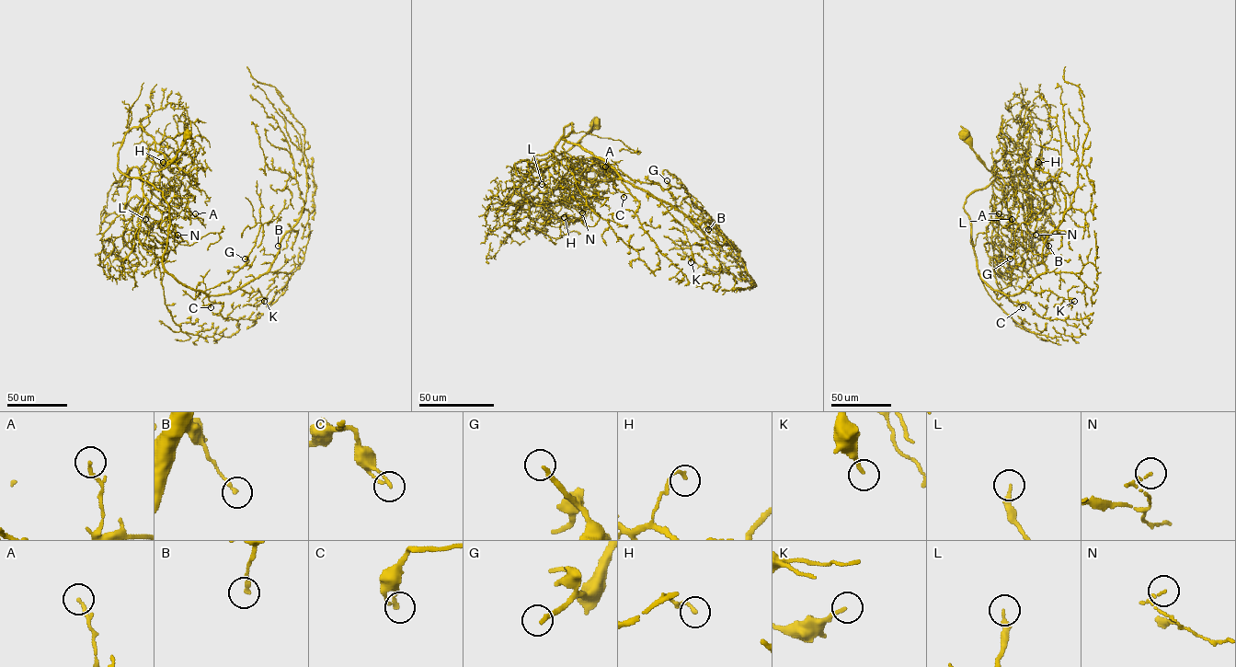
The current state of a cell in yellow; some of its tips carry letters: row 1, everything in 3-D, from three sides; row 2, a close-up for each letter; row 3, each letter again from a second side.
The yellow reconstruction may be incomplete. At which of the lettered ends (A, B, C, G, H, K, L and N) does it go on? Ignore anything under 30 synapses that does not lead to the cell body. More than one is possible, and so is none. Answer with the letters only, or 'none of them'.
G

